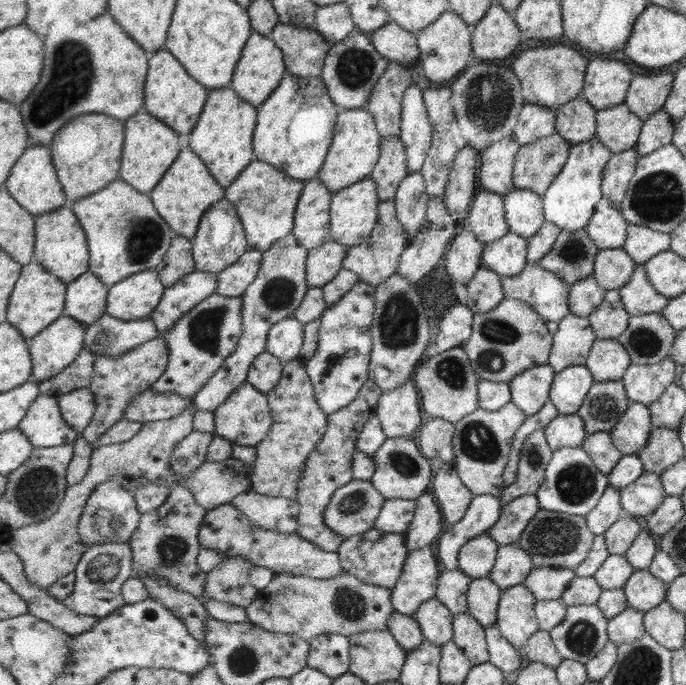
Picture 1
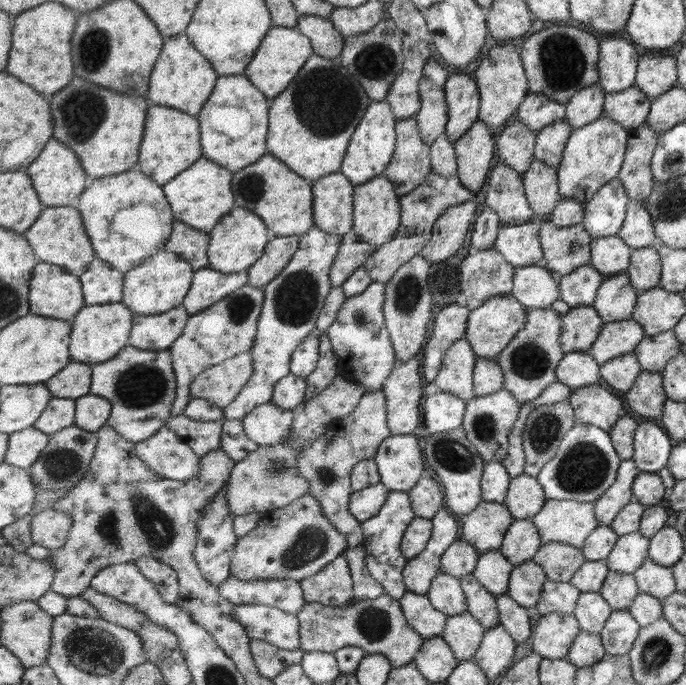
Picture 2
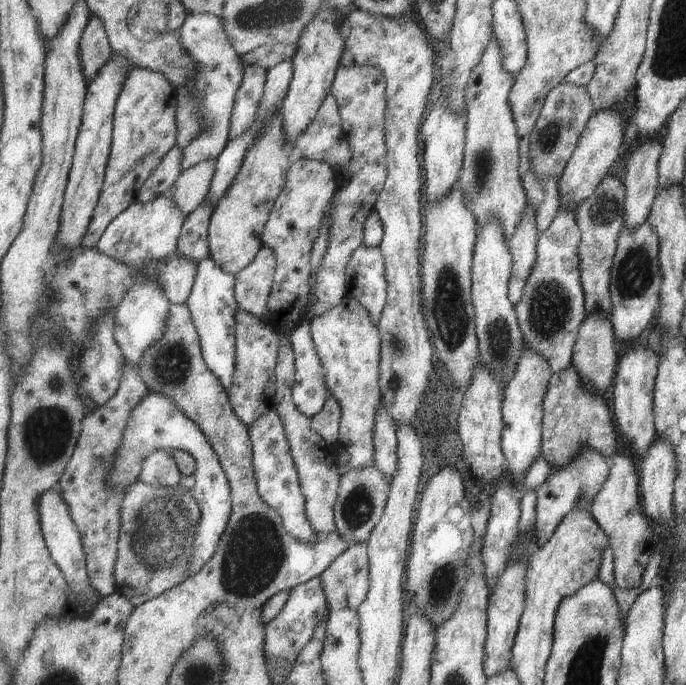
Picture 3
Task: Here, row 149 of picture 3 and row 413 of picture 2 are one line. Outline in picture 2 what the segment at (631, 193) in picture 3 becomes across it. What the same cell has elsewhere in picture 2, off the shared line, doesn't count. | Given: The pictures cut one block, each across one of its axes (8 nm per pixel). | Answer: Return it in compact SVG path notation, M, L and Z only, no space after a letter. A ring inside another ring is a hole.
M642 371L624 398L629 408L642 418L661 417L667 399L663 392L662 373Z

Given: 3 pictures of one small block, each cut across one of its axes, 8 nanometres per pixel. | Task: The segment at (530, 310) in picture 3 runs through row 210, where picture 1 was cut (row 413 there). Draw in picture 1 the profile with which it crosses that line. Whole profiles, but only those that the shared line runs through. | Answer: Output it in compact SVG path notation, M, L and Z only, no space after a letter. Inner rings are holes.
M570 366L556 373L550 400L560 410L560 414L575 414L595 383L594 374L589 367Z

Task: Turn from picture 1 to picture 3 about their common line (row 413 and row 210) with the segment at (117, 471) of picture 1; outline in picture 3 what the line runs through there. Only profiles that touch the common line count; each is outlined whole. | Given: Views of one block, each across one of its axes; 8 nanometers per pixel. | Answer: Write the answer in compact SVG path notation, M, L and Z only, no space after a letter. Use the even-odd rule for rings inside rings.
M210 158L189 168L179 176L175 186L165 194L165 198L175 200L175 204L183 210L185 216L195 212L205 202L210 193L218 158Z

